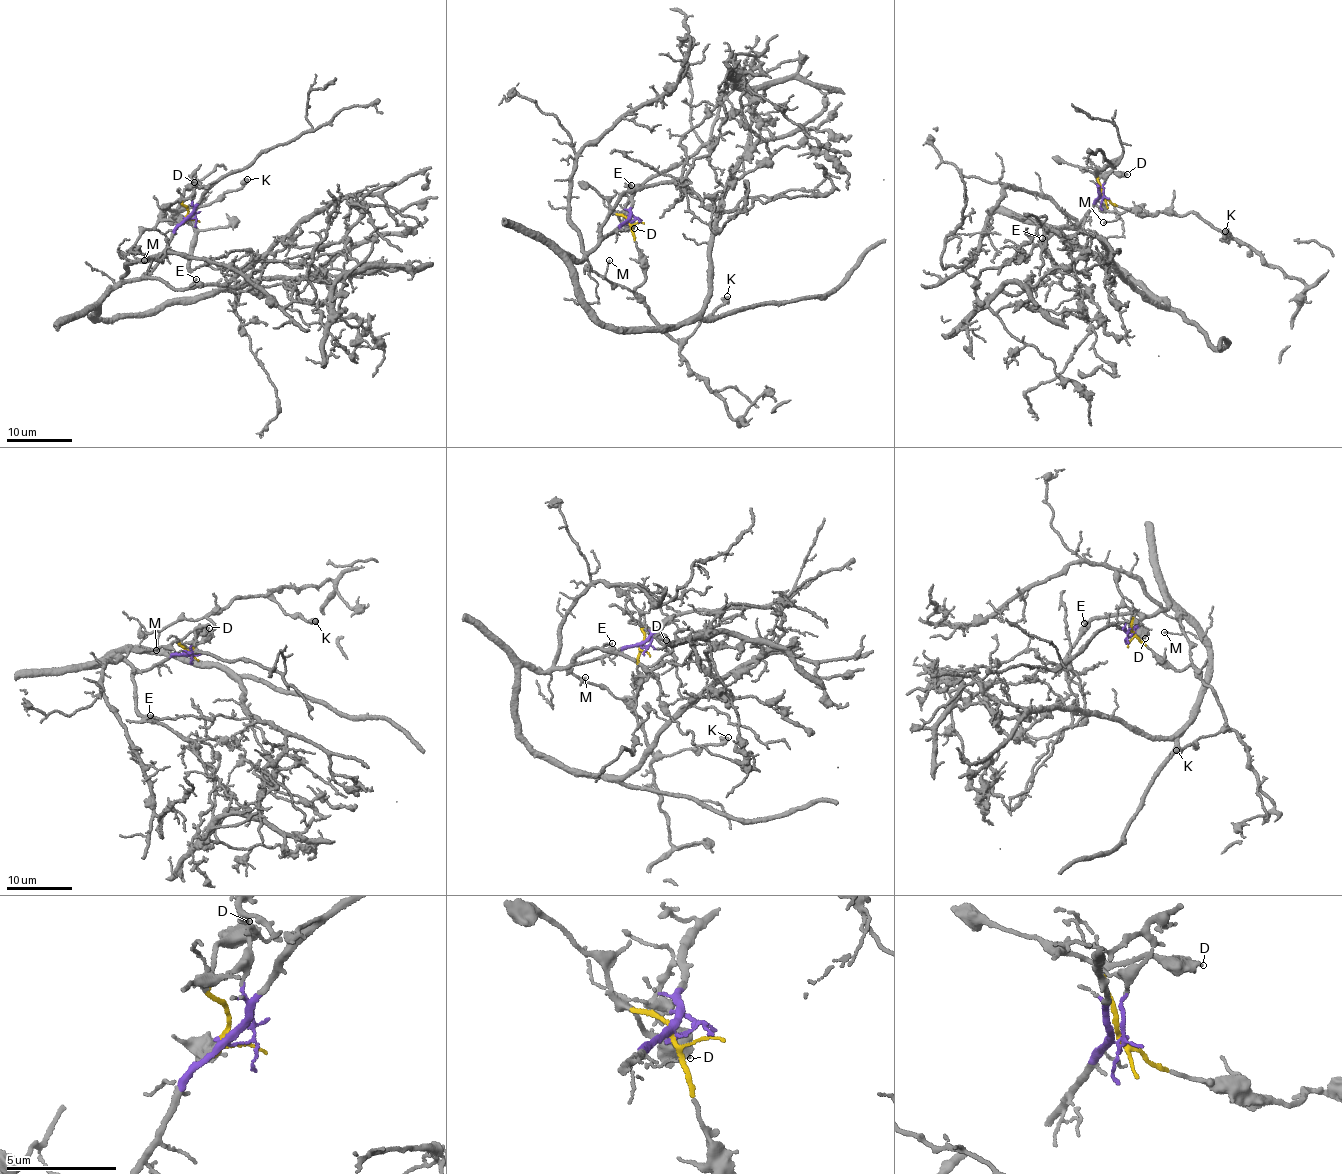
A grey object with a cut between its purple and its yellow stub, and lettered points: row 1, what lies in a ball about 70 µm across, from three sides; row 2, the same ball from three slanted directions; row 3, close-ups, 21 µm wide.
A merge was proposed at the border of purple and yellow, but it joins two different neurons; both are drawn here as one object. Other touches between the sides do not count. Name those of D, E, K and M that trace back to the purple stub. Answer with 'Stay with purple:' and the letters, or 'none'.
Stay with purple: E

